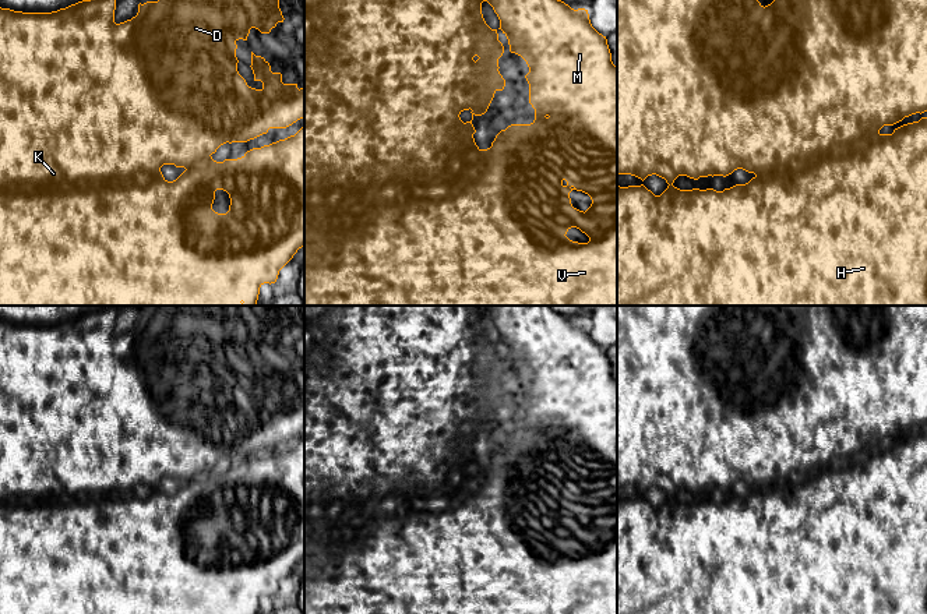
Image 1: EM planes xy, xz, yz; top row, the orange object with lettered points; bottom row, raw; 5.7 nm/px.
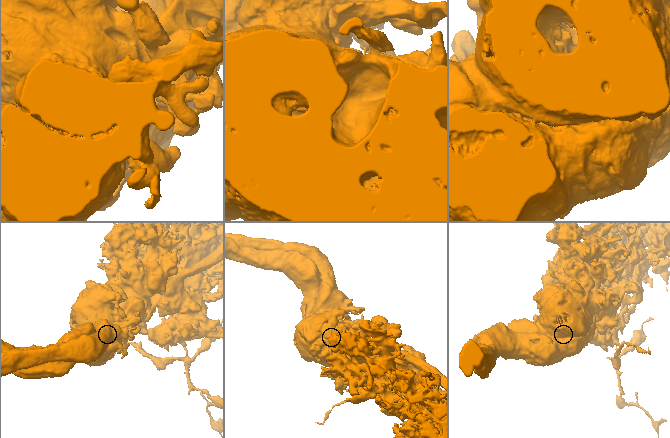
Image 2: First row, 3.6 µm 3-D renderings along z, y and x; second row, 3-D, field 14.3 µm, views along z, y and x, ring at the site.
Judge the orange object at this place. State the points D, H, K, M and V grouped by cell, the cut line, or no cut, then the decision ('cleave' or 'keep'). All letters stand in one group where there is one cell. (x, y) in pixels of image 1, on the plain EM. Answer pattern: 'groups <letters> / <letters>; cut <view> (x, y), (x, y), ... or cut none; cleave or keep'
groups D K / H M V; cut xz (473, 440), (430, 465), (427, 501), (305, 507); cleave

